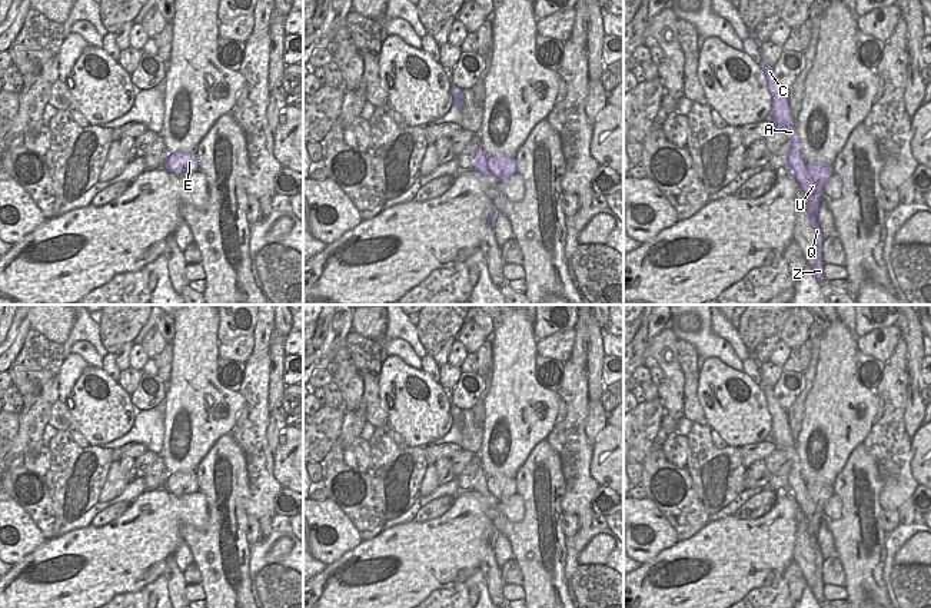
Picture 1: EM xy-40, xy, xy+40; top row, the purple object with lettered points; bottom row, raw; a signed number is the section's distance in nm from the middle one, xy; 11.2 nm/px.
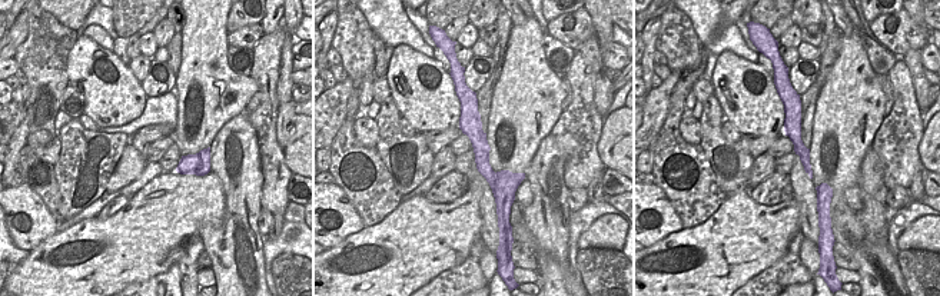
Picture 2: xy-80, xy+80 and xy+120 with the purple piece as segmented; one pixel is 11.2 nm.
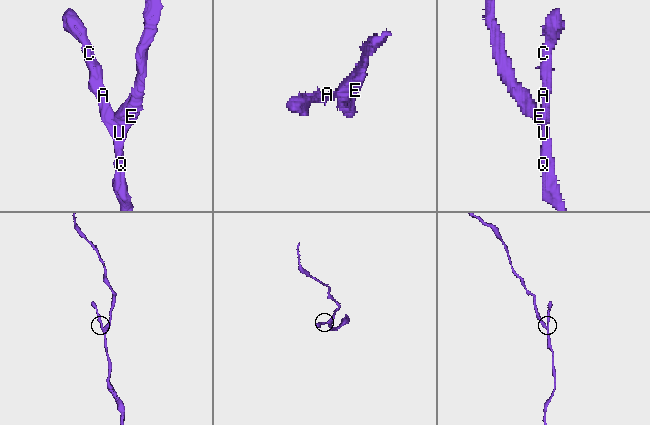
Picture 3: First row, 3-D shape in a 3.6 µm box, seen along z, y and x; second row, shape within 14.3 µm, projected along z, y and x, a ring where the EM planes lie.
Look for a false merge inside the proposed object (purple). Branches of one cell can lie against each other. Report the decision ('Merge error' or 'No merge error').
Merge error.

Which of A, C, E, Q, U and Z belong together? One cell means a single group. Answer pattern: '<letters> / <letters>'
A C / E Q U Z

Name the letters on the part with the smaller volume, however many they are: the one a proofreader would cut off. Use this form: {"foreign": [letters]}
{"foreign": ["A", "C"]}

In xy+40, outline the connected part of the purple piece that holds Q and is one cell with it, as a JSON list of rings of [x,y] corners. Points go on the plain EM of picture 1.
[[[805,484],[804,488],[791,491],[791,494],[795,496],[801,511],[807,518],[808,539],[814,551],[817,579],[811,591],[815,599],[819,604],[824,604],[827,602],[824,598],[824,581],[822,581],[824,558],[818,546],[818,531],[824,515],[824,506],[834,495],[834,485]]]

